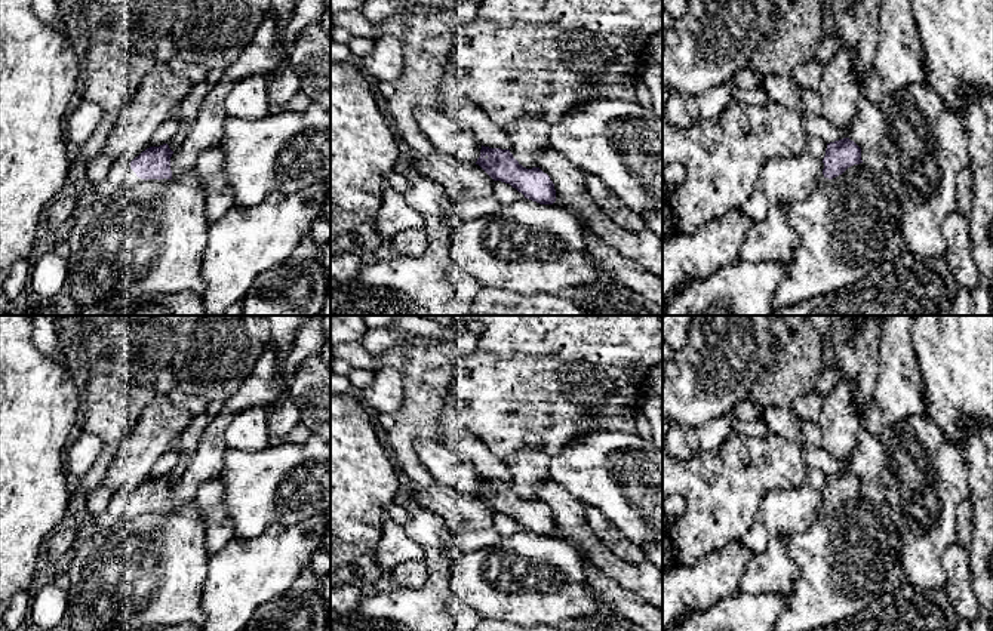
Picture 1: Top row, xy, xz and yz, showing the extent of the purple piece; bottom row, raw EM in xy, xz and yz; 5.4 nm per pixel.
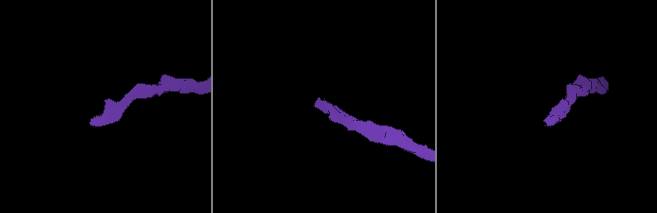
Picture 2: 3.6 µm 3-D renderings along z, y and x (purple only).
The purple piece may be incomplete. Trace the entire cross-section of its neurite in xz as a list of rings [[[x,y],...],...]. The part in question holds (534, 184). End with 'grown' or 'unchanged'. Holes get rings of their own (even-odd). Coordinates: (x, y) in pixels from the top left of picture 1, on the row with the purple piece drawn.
[[[483,147],[480,150],[479,164],[494,181],[510,184],[519,193],[539,204],[553,204],[556,201],[554,184],[539,167],[523,167],[510,153],[510,150]]] | unchanged

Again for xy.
[[[167,144],[150,147],[132,161],[116,160],[107,178],[93,187],[93,200],[105,201],[119,196],[142,181],[172,179],[170,157],[173,151]]] | grown

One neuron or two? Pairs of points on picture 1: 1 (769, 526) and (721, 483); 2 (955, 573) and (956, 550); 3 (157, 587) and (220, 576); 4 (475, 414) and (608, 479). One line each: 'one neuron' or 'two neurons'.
1: two neurons
2: one neuron
3: two neurons
4: two neurons

